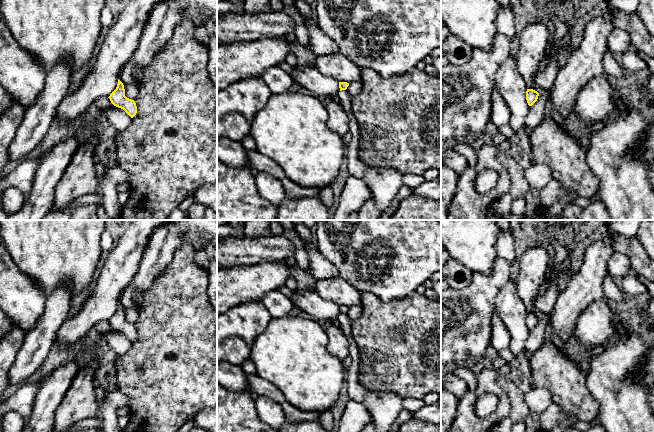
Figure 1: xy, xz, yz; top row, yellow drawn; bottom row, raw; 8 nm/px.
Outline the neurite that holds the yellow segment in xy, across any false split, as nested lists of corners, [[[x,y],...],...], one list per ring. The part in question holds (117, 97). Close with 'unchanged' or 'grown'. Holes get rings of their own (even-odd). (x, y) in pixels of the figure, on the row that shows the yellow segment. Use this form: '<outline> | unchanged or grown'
[[[118,80],[116,89],[108,98],[114,106],[123,109],[131,118],[136,115],[136,103],[134,100],[131,100],[125,96],[124,85],[120,80]]] | unchanged

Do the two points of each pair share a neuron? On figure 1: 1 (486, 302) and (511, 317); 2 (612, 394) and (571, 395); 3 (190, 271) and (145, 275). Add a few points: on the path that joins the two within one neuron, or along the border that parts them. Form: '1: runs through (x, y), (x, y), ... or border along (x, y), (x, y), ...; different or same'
1: border along (504, 285), (495, 299), (495, 312); different
2: border along (586, 372), (586, 387), (598, 405), (597, 418); different
3: border along (173, 254), (164, 271), (144, 291); different

